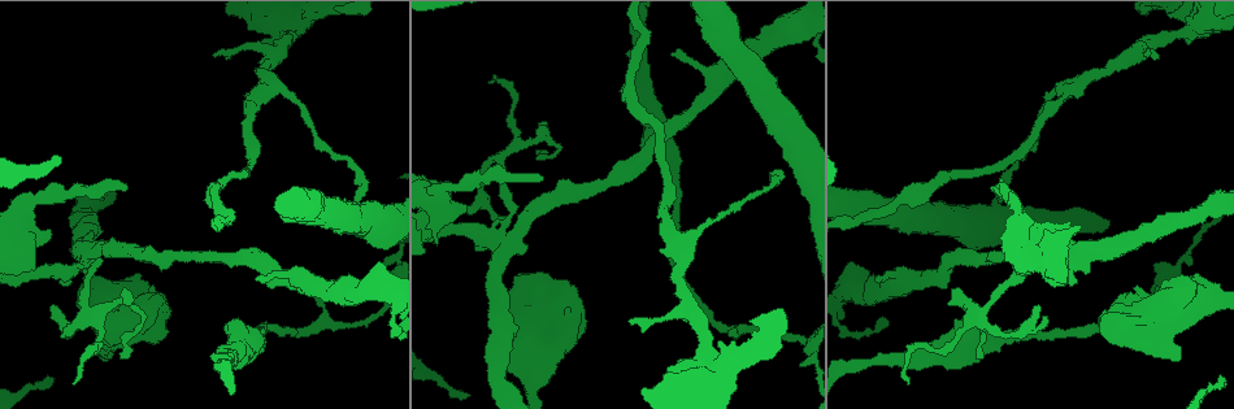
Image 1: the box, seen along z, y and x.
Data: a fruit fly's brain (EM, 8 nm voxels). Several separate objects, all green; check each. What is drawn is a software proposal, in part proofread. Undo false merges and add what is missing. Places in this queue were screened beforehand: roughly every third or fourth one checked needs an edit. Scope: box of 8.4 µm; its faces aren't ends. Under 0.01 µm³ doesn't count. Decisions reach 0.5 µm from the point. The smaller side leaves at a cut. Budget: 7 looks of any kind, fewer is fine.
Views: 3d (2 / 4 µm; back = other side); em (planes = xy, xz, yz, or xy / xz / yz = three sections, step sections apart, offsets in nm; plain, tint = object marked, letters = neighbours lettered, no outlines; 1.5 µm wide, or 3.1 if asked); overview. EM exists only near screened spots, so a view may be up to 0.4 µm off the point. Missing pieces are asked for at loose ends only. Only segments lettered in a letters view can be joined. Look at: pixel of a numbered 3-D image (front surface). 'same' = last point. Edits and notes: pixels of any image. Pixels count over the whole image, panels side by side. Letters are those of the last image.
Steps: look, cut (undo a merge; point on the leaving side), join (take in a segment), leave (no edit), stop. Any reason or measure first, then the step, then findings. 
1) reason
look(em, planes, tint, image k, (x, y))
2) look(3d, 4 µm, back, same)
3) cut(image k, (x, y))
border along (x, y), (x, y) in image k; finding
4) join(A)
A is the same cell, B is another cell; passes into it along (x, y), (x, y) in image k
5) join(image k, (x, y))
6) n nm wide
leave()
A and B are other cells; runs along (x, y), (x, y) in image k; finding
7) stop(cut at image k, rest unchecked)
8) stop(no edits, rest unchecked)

look(3d, 4 µm, back, image 1, (978, 355))

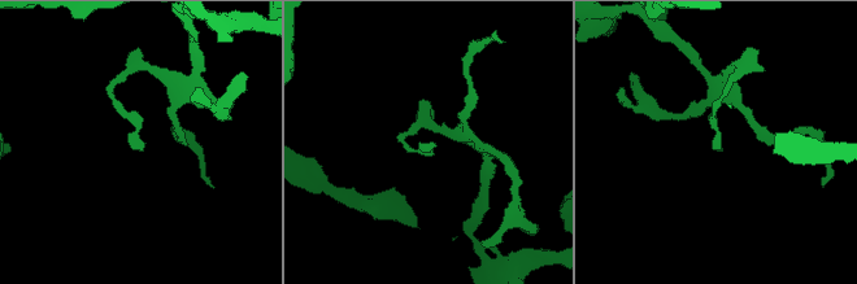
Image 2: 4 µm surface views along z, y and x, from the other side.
look(em, planes, letters, image 2, (435, 143))

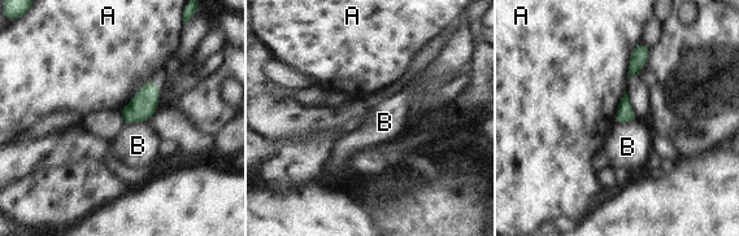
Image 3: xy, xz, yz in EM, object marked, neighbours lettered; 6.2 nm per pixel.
110 nm wide
leave()
A and B are other cells; no lettered segment goes on from it

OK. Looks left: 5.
an open end
look(3d, 2 µm, image 1, (237, 320))

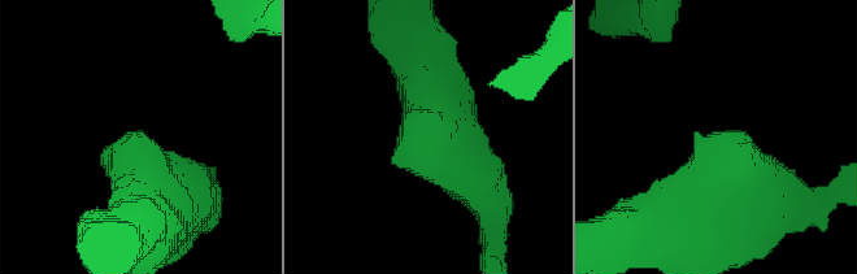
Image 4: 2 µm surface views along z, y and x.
need the tissue
look(em, planes, tint, image 4, (694, 134))

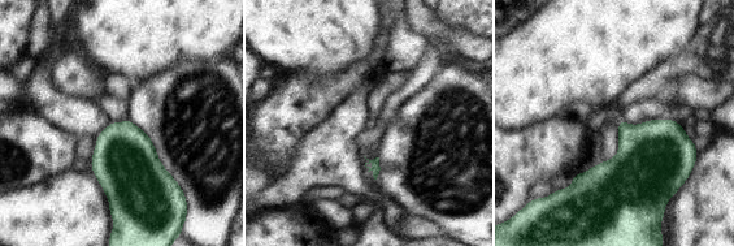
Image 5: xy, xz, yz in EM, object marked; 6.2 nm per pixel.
look(em, planes, letters, same)

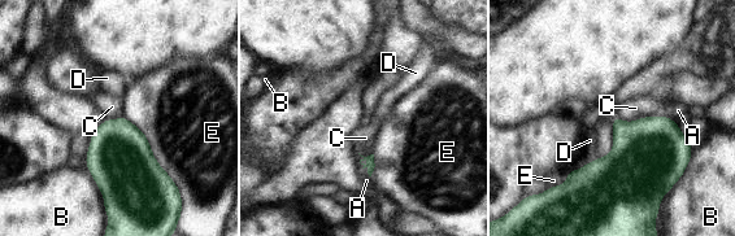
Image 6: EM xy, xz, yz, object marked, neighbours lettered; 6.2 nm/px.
leave()
A, B, C, D and E are other cells; border along (618, 116), (625, 121), (668, 117) in image 6; none of them fits

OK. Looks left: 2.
free end
look(em, xy, step 4, tint, image 1, (728, 333))

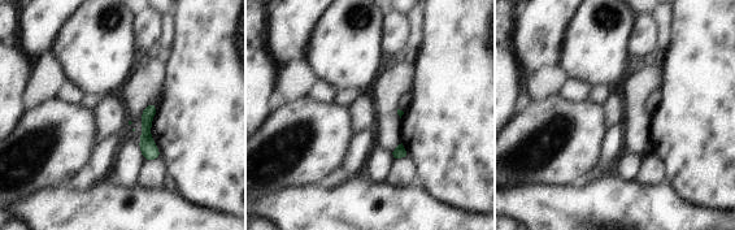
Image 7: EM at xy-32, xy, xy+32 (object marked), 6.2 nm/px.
see the neighbours
look(em, xy, step 4, letters, same)

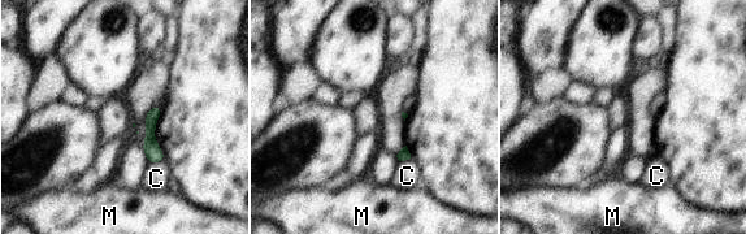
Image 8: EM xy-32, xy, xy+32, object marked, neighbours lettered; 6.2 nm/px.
leave()
C and M are other cells; border along (164, 161), (148, 164) in image 8; no lettered segment goes on from it

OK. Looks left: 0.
stop(no edits, rest unchecked)

